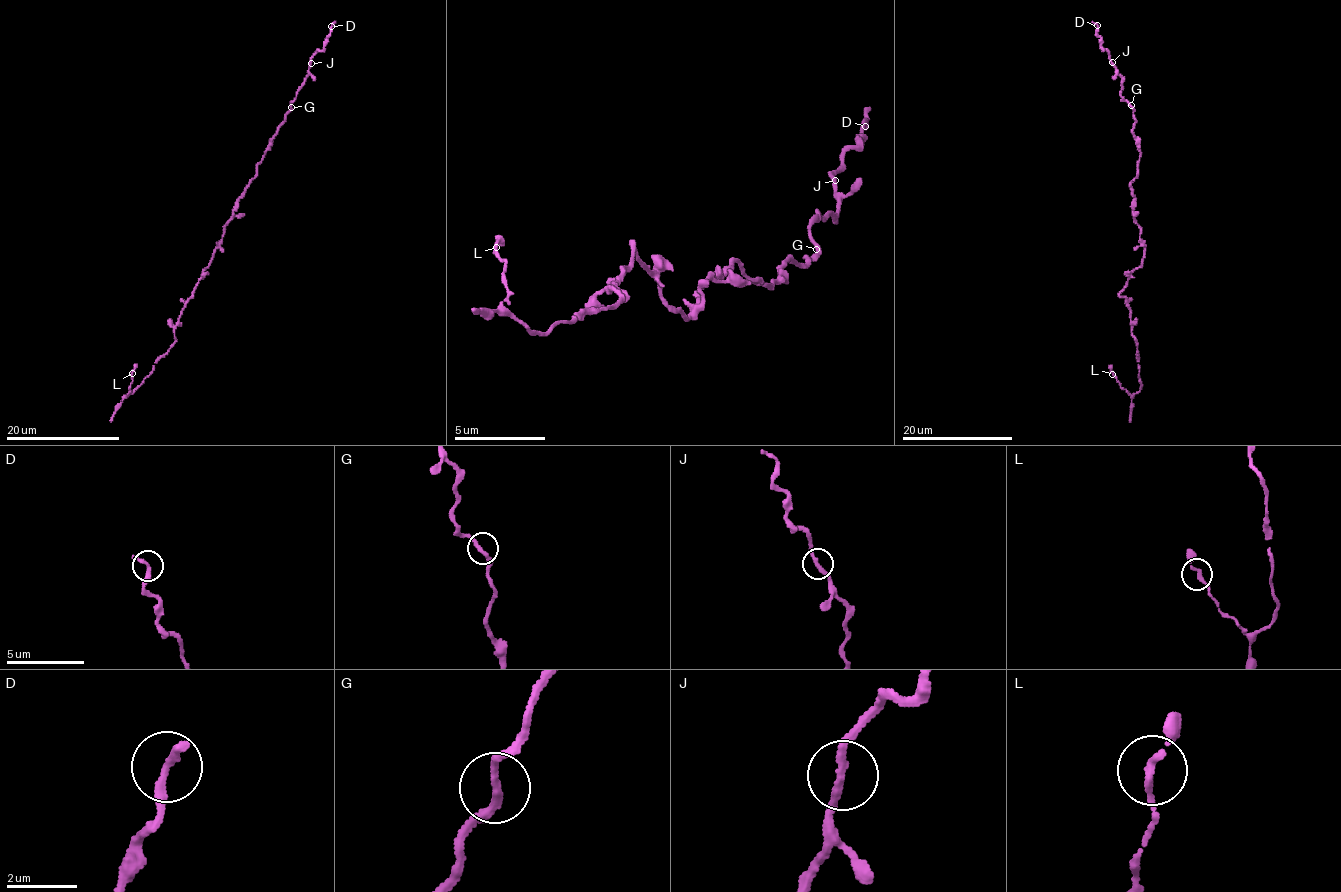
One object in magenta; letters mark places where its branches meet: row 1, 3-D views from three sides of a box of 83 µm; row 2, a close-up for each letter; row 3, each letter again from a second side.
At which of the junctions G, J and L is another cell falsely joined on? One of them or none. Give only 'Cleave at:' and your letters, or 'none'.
Cleave at: none

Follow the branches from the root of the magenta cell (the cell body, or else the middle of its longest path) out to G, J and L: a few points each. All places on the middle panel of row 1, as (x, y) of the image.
G: (701, 296), (706, 276), (716, 278), (727, 262), (769, 287), (787, 258), (803, 265), (816, 249)
J: (701, 296), (727, 262), (769, 287), (787, 258), (803, 265), (817, 249), (815, 215), (837, 208), (836, 179)
L: (701, 296), (673, 312), (635, 243), (612, 307), (525, 331), (496, 247)

